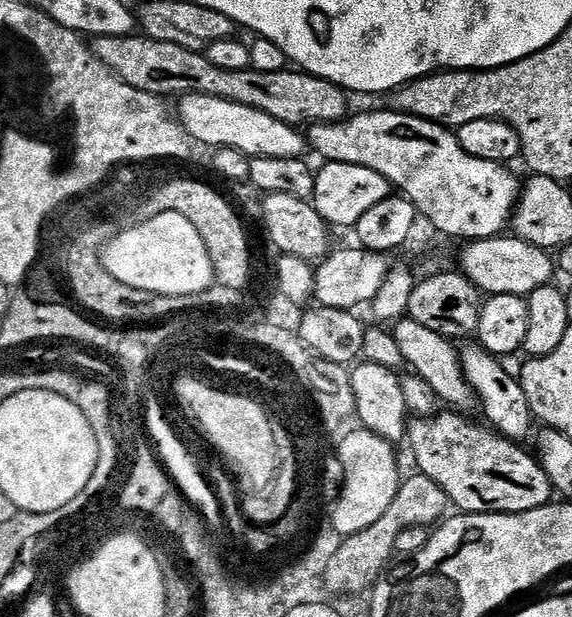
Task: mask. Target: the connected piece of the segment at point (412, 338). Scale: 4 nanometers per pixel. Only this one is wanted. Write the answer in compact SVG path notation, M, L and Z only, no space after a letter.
M410 318L398 321L392 333L395 342L401 347L405 363L410 368L413 367L411 369L415 375L429 382L441 403L448 403L445 405L461 414L472 414L472 411L479 409L476 392L469 386L461 369L459 349L447 337L435 334L434 330L429 330Z

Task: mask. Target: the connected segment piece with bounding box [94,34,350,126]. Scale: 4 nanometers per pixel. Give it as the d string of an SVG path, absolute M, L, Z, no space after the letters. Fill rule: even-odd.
M143 34L131 36L97 36L94 40L96 57L111 70L116 77L131 88L148 92L151 96L165 98L173 96L191 96L202 94L210 98L222 98L262 110L278 122L293 126L311 126L314 124L337 124L349 115L349 93L309 72L285 70L274 74L246 70L222 70L214 66L204 52L195 52L186 46L174 46L174 42L158 42Z

